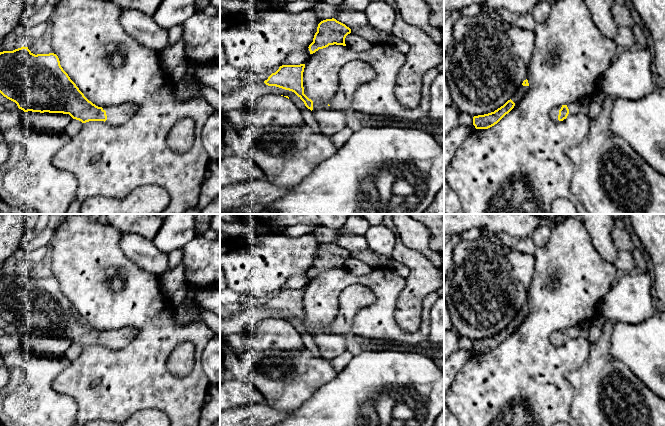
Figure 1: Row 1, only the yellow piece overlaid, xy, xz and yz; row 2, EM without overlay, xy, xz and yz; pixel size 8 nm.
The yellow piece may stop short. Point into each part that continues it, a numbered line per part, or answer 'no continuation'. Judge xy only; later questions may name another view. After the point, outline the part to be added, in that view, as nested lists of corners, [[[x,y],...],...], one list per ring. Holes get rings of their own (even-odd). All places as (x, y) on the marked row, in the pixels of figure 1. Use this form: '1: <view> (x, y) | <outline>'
1: xy (116, 114) | [[[126,102],[121,105],[110,105],[102,107],[106,111],[106,123],[117,126],[128,122],[136,113],[138,106],[132,102]]]

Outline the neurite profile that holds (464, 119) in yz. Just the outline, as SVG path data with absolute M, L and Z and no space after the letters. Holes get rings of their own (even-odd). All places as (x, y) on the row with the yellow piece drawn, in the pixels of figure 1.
M460 112L458 117L458 123L462 126L472 126L473 125L473 117L465 112Z

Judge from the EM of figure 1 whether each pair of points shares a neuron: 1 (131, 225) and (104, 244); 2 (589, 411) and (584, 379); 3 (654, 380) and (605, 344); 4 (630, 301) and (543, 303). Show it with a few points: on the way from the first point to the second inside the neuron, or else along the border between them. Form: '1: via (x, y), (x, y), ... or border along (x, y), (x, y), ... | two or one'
1: border along (109, 224), (123, 232) | two
2: via (589, 403), (589, 387) | one
3: border along (614, 324), (610, 355), (625, 364) | two
4: border along (612, 286), (601, 299), (598, 311) | two

